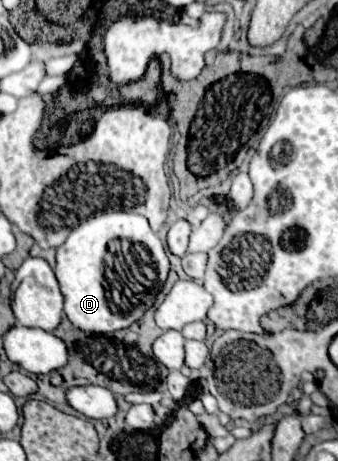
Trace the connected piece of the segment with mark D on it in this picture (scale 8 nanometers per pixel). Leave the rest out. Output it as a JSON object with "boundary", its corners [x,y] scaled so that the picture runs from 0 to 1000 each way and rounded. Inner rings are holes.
{"boundary":[[[370,458],[299,462],[216,492],[198,523],[169,540],[163,566],[169,570],[157,588],[180,640],[192,649],[186,675],[198,692],[251,722],[328,722],[411,696],[423,679],[453,662],[500,592],[494,544],[470,523],[470,514],[447,501],[435,475],[417,475],[405,462],[370,462]]]}

